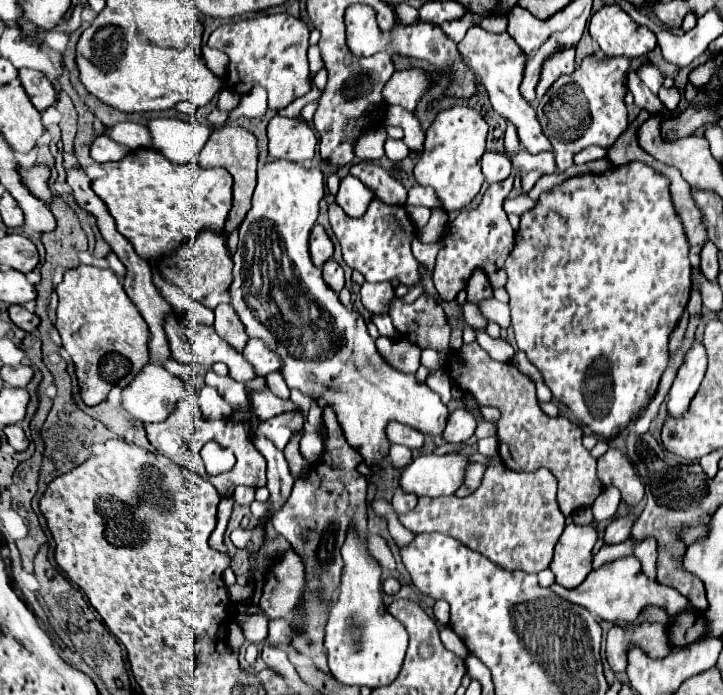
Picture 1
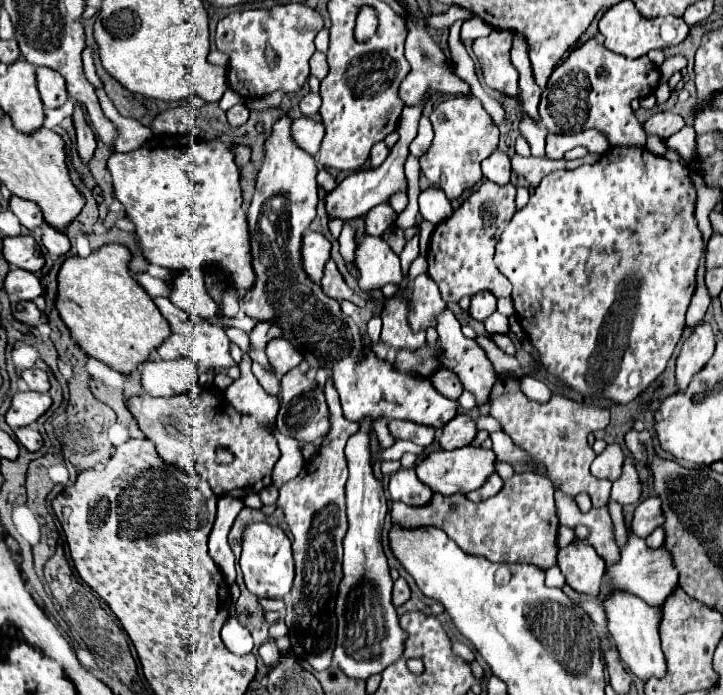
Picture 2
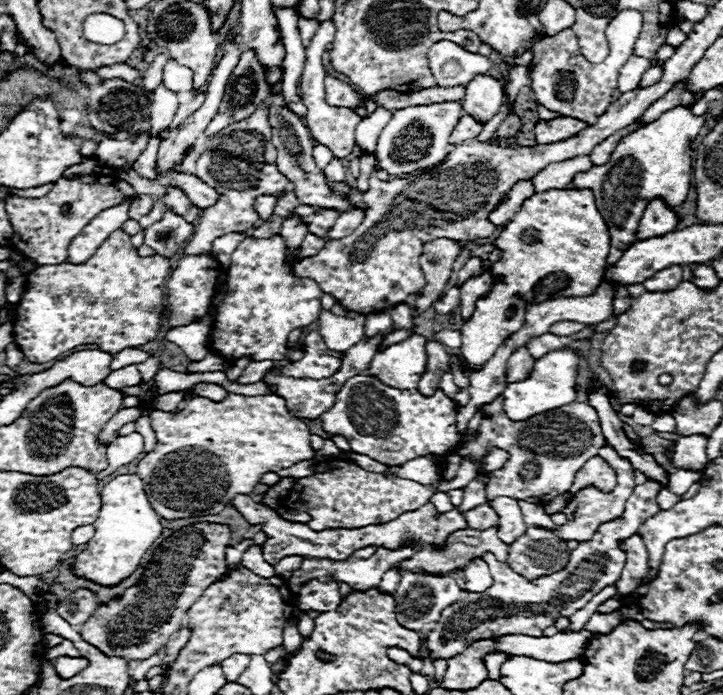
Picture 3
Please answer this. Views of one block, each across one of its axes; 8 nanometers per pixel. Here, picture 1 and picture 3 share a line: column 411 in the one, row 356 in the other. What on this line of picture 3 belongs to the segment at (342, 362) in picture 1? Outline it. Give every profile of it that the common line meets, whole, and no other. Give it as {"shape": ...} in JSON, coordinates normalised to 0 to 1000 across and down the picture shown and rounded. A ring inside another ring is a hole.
{"shape":[[[567,483],[553,495],[542,495],[515,515],[509,538],[542,558],[575,558],[589,529],[589,486]]]}

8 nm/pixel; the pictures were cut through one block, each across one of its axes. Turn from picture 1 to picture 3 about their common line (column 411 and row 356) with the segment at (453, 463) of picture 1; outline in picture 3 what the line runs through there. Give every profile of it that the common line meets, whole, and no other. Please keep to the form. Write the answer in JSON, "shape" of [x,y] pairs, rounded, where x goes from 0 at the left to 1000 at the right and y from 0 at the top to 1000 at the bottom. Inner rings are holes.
{"shape":[[[763,271],[730,285],[719,296],[719,305],[711,311],[711,317],[692,331],[683,354],[692,363],[692,374],[680,380],[686,406],[672,426],[658,432],[653,455],[636,475],[636,506],[653,532],[661,532],[669,521],[675,521],[686,509],[689,498],[705,481],[722,472],[711,466],[725,466],[728,435],[733,437],[777,426],[822,423],[835,394],[838,368],[844,360],[844,337],[816,273]],[[758,394],[763,394],[763,426],[739,417],[741,409]]]}

